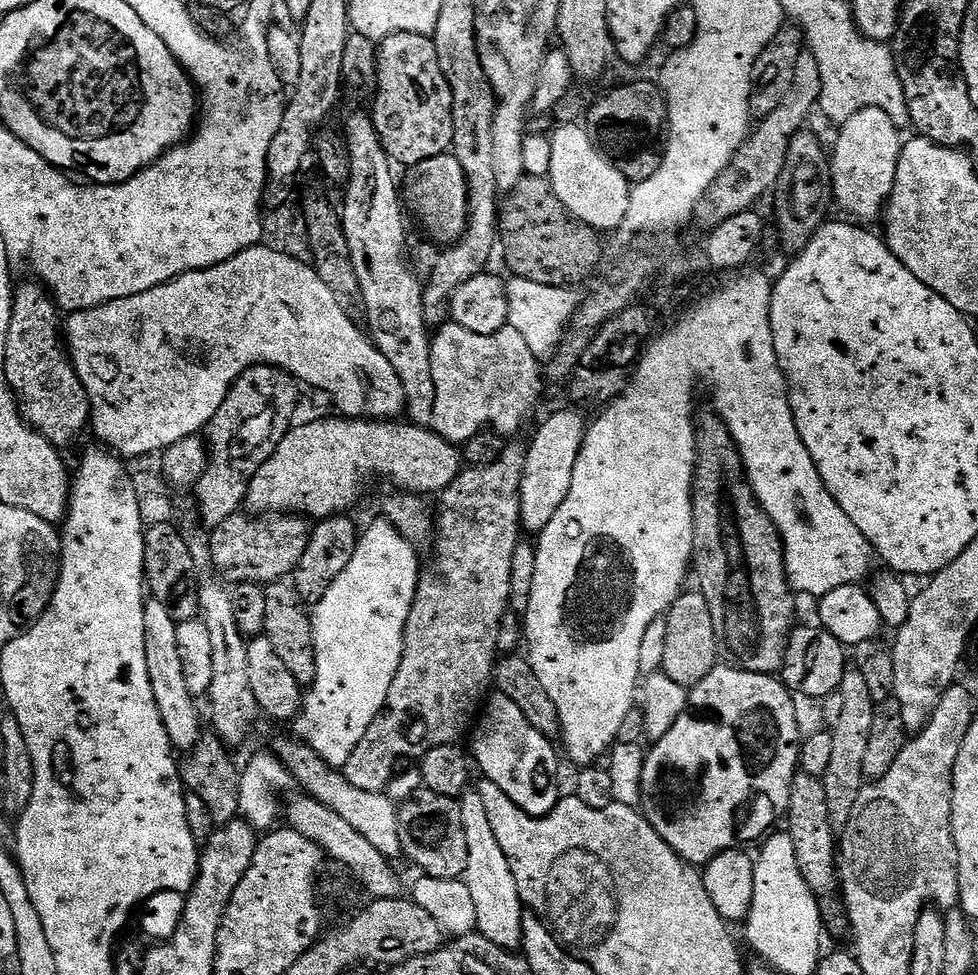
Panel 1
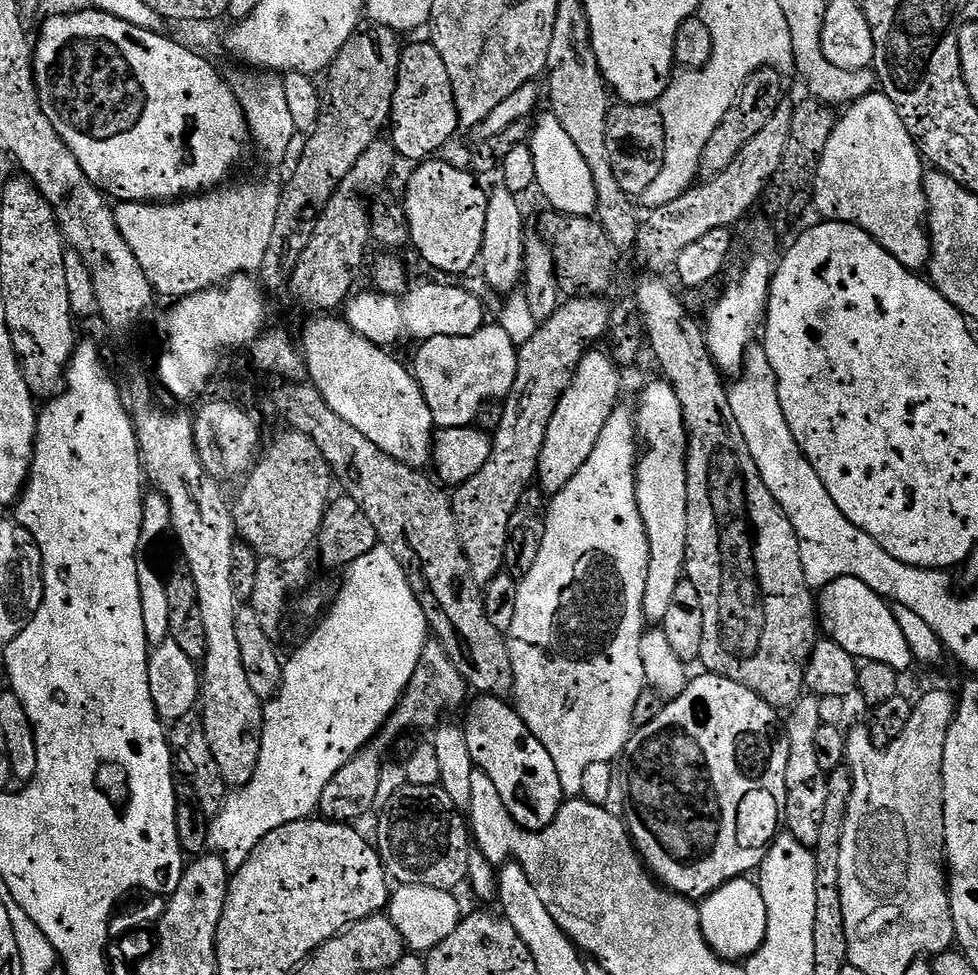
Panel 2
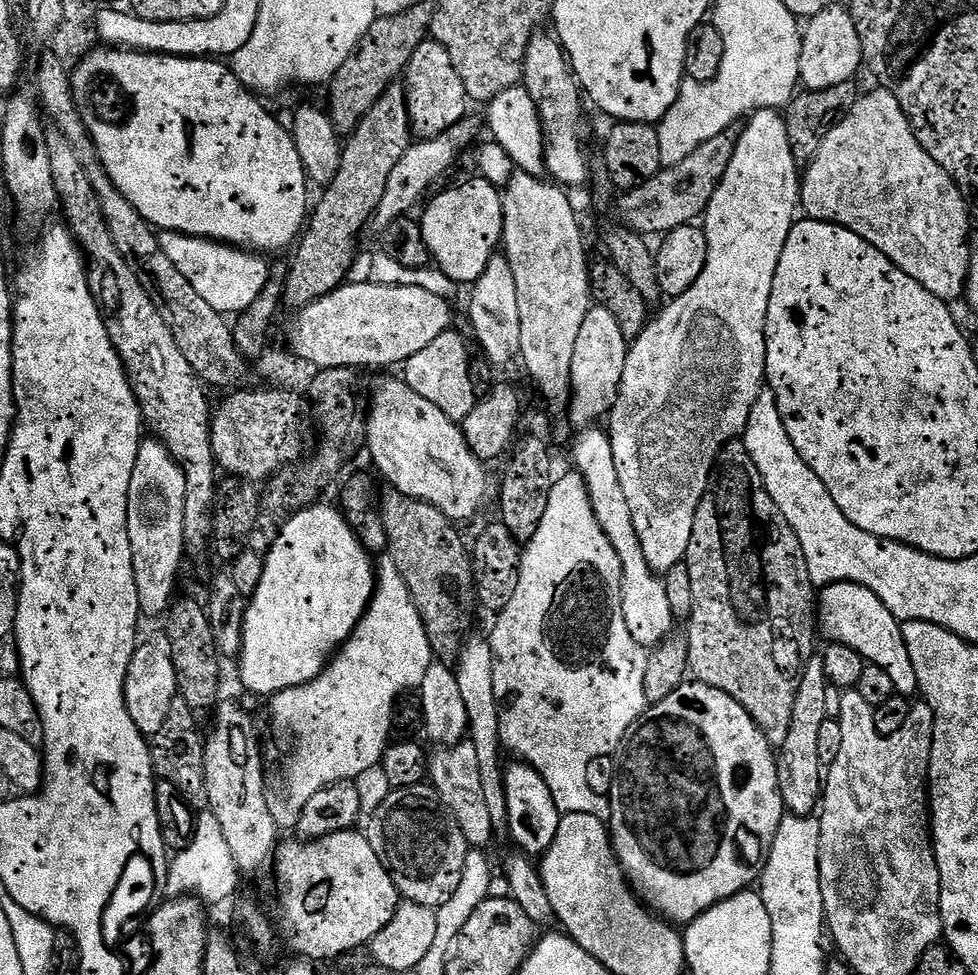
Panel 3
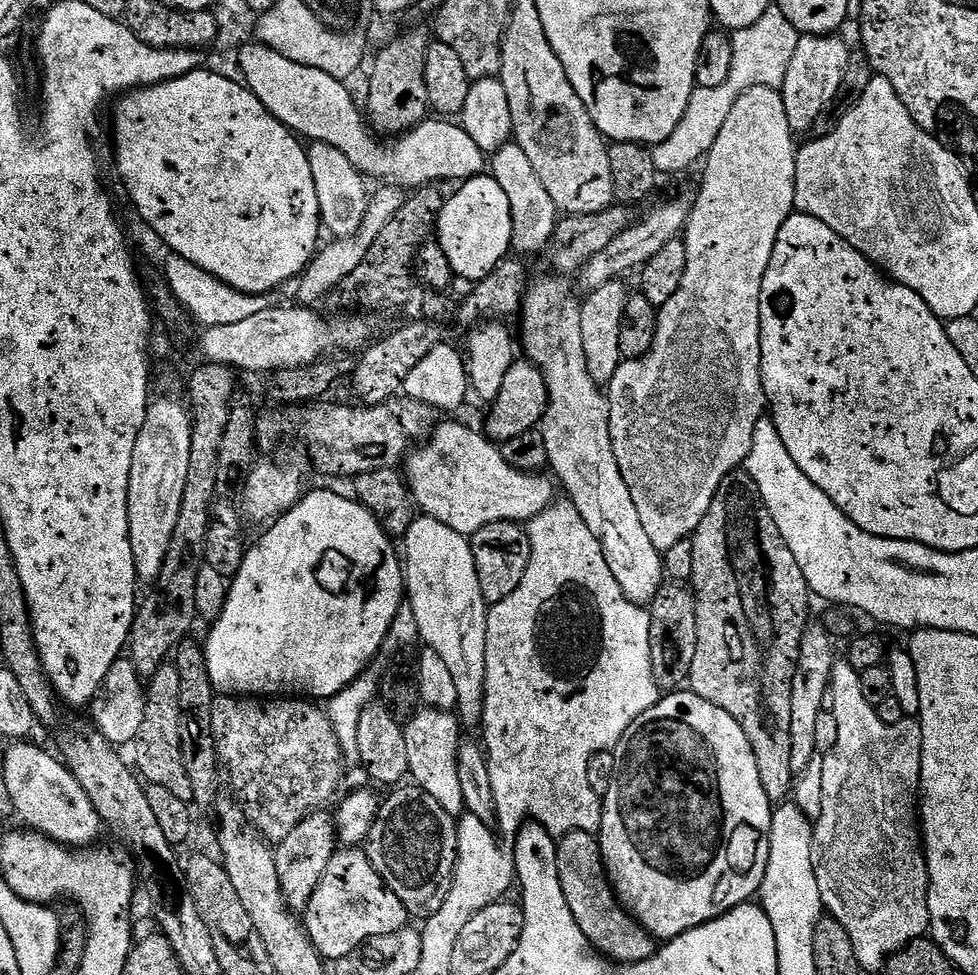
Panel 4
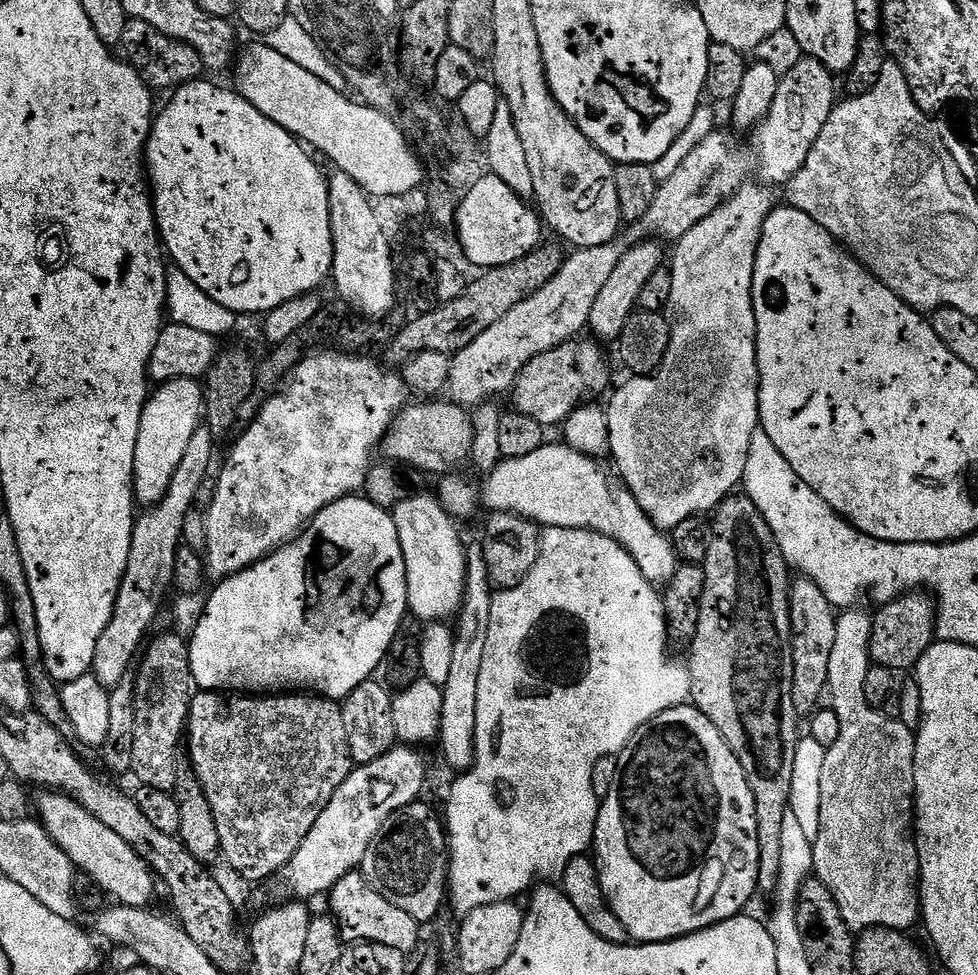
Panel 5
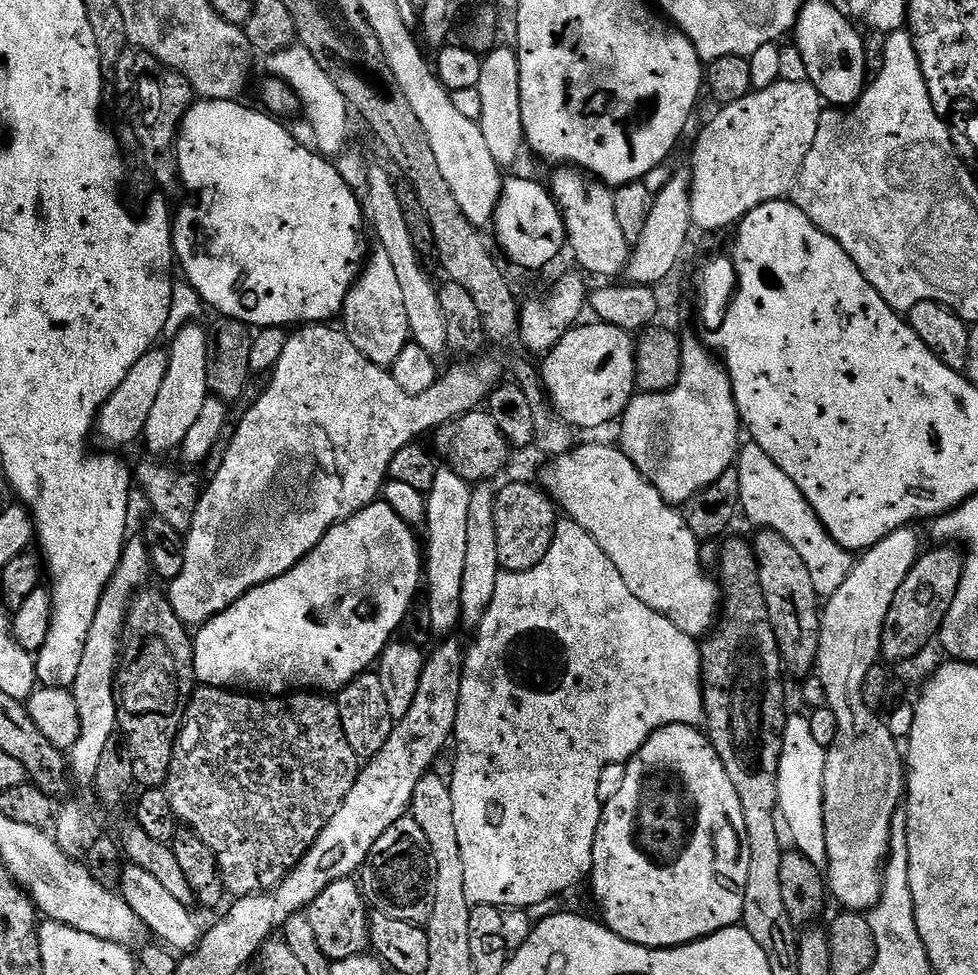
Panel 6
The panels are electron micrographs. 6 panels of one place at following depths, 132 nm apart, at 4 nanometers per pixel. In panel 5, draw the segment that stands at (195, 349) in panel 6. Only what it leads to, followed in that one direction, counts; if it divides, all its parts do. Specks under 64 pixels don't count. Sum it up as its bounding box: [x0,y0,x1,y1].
[132,379,205,506]

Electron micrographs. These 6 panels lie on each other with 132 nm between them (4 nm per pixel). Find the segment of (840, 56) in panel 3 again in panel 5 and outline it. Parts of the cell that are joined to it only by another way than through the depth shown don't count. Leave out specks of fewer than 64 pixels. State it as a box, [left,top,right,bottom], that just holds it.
[754,58,838,185]

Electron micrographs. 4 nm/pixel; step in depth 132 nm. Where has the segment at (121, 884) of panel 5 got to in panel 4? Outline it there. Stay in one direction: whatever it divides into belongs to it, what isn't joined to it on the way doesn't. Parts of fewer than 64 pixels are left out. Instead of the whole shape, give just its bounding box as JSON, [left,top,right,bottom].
[2,742,102,850]

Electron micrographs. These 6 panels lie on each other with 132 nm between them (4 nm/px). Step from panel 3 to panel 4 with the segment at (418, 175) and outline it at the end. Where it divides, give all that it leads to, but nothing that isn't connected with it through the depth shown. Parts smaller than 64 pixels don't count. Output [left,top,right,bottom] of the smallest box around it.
[295,186,406,306]

